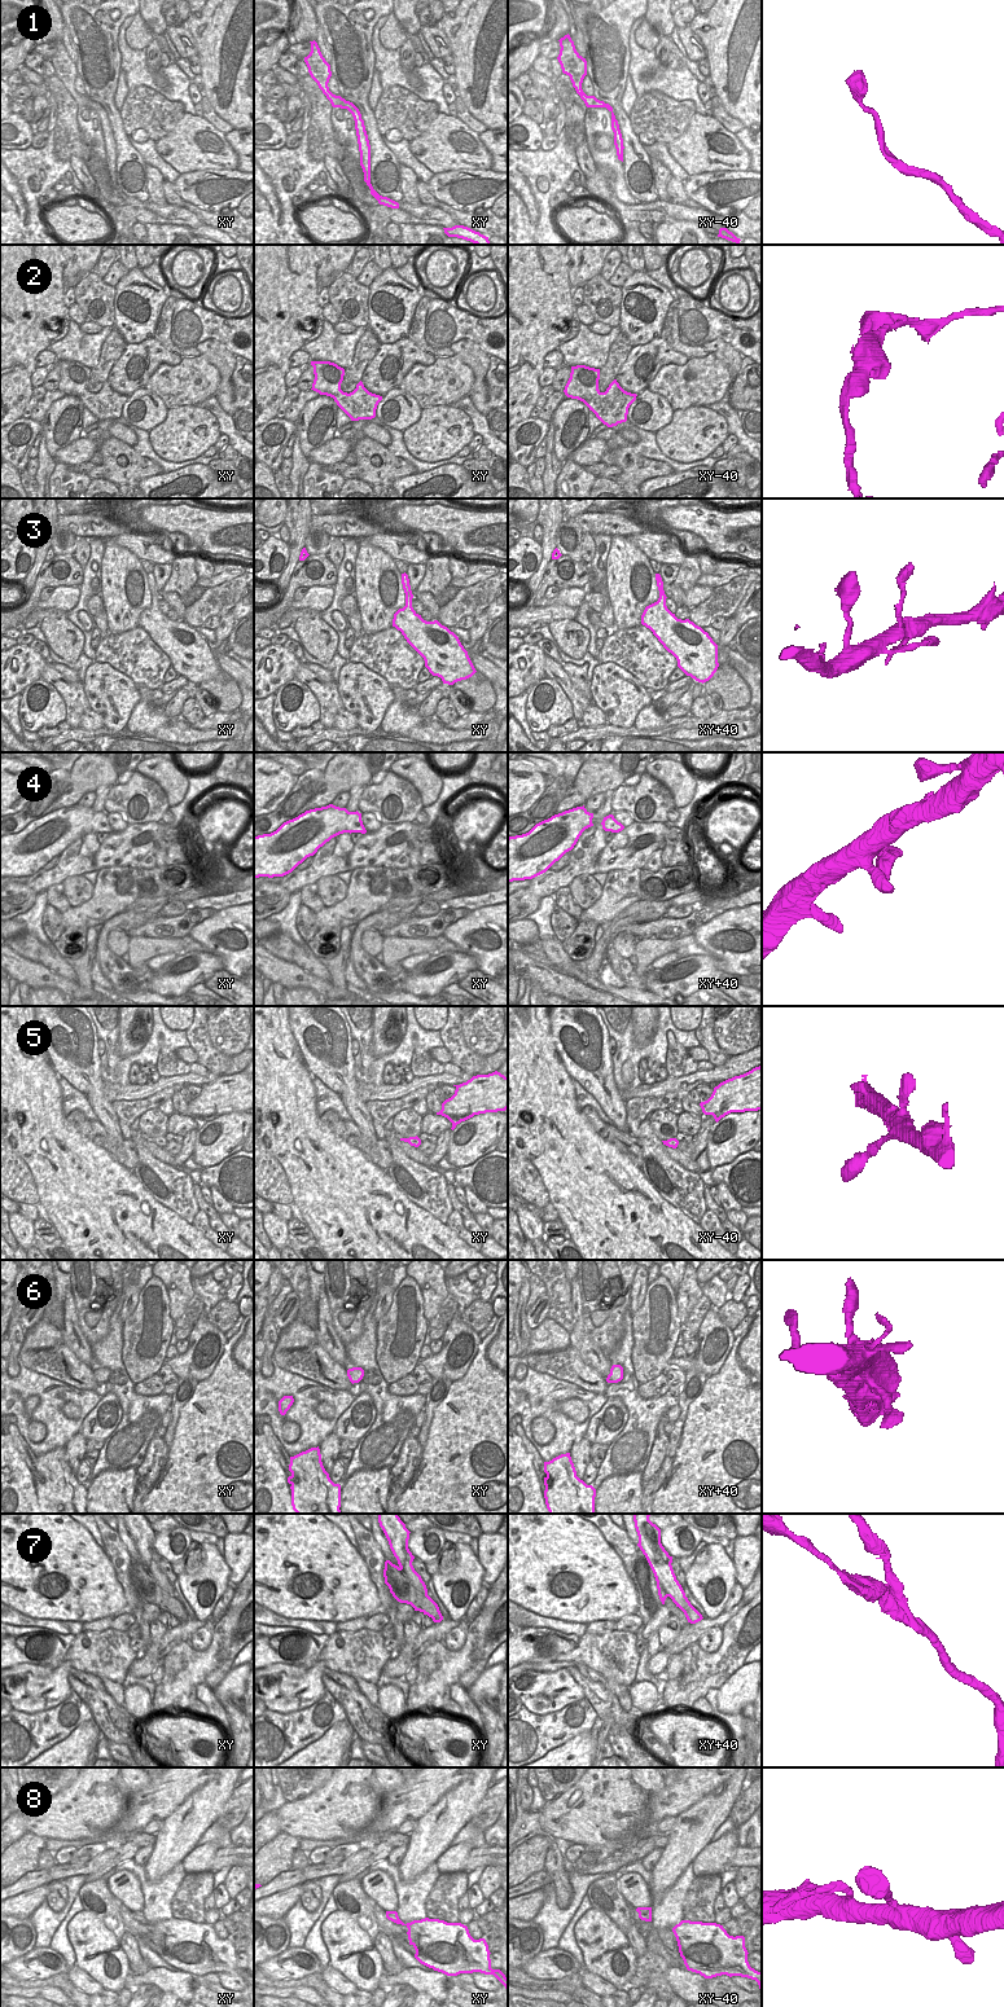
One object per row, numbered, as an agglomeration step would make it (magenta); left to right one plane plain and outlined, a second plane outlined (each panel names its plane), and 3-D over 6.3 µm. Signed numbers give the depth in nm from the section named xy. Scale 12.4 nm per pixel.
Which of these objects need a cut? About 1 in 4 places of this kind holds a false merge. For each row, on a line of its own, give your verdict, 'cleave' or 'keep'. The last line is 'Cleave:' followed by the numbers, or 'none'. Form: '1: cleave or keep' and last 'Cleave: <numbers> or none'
1: cleave
2: keep
3: keep
4: keep
5: keep
6: keep
7: cleave
8: keep
Cleave: 1, 7

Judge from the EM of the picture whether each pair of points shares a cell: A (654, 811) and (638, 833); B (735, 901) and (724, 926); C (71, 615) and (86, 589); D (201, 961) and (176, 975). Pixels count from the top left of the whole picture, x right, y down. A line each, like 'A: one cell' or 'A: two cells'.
A: two cells
B: two cells
C: one cell
D: one cell

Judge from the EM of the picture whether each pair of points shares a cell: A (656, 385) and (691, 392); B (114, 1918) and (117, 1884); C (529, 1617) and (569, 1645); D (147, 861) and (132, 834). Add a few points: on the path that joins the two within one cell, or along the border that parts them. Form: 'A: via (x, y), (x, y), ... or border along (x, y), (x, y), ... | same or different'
A: via (665, 385), (682, 385) | same
B: border along (106, 1882), (108, 1889), (115, 1898) | different
C: border along (521, 1626), (548, 1626), (571, 1634) | different
D: border along (154, 846), (136, 866) | different

